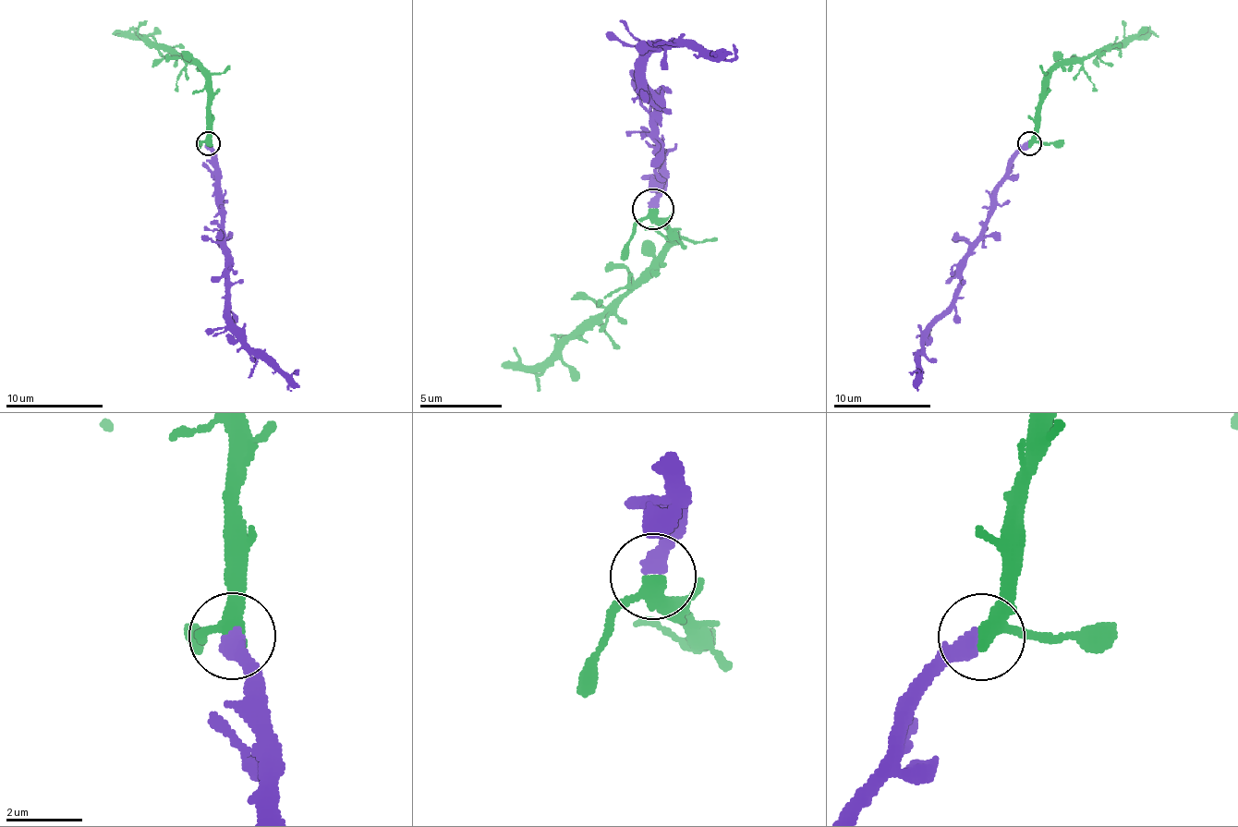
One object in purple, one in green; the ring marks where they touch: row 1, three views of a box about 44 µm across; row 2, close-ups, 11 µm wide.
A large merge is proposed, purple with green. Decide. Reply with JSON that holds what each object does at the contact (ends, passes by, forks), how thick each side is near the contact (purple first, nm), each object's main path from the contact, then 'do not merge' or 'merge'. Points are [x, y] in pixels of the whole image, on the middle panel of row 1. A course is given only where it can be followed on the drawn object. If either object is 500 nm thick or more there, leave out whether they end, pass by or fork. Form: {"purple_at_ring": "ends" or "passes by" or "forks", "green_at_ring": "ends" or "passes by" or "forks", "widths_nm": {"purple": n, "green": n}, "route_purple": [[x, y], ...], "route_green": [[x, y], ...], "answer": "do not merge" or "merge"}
{"purple_at_ring": "ends", "green_at_ring": "passes by", "widths_nm": {"purple": 440, "green": 360}, "route_purple": [[653, 206], [667, 159], [649, 137], [659, 111], [633, 76], [657, 46], [701, 45], [727, 61], [731, 44]], "route_green": [[653, 210], [675, 233], [633, 283], [596, 317], [562, 337], [542, 362], [500, 363]], "answer": "merge"}

